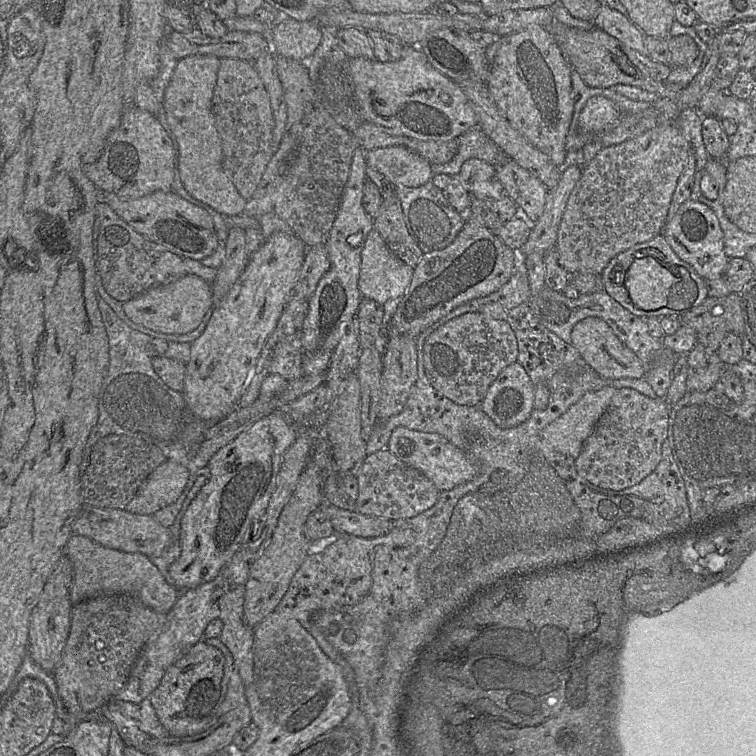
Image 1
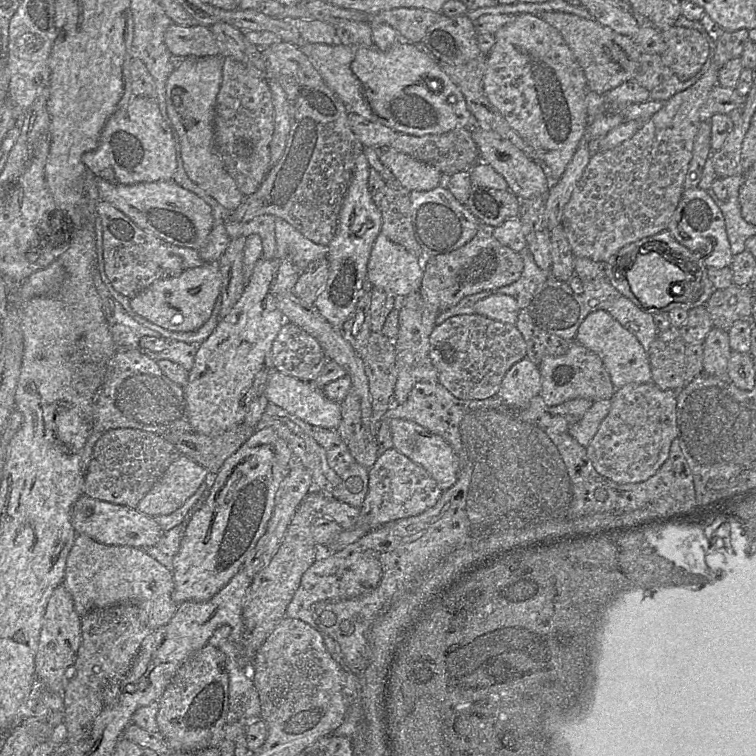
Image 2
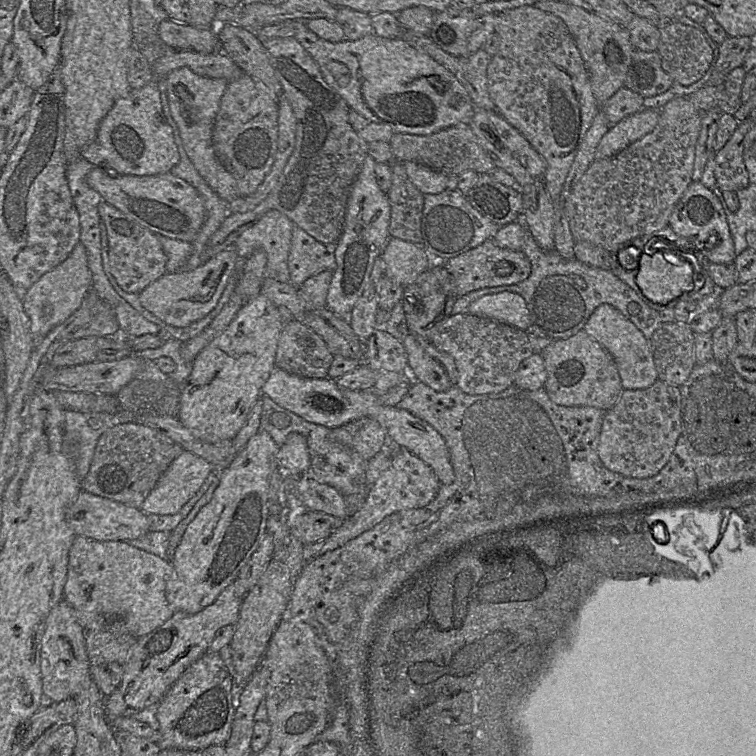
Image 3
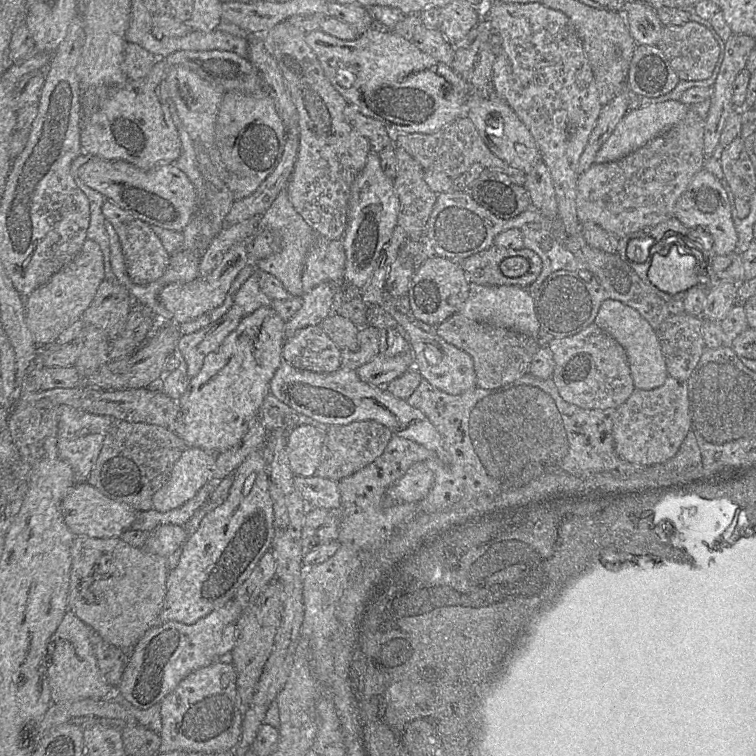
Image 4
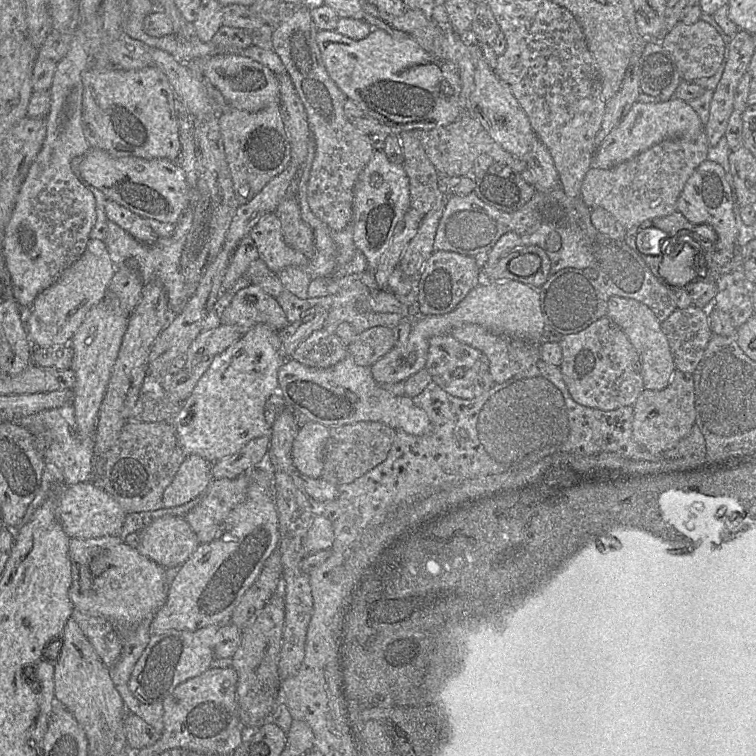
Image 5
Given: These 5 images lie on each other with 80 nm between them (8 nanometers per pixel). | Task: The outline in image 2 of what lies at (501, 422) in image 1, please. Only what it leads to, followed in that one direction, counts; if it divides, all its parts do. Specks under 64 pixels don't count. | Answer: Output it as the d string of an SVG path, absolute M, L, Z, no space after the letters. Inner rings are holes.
M524 358L505 374L497 396L513 409L526 408L530 400L541 391L541 374L538 365Z

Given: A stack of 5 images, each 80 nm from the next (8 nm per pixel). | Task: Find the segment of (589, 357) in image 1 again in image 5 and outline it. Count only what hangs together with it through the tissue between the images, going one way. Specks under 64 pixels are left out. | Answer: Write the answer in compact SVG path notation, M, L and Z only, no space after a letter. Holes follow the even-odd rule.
M612 296L608 300L607 316L625 333L635 350L641 364L641 376L647 390L666 388L676 369L666 335L662 331L661 322L645 304L620 296Z

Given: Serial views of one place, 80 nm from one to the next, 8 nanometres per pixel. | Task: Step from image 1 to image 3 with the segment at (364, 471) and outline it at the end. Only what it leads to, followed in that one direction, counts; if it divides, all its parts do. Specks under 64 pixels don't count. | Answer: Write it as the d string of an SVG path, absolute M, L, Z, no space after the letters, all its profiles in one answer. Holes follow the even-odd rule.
M400 449L393 457L391 466L368 488L365 501L360 509L355 514L348 516L339 529L326 539L304 546L302 556L305 564L329 551L342 547L348 541L373 528L388 515L426 506L435 498L439 487L440 483L436 475L425 462L409 451Z

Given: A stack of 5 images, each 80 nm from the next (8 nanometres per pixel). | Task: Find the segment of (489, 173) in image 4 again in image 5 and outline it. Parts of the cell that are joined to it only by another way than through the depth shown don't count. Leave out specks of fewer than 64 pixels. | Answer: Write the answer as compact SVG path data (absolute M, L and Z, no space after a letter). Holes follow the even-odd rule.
M493 162L475 179L474 193L484 203L504 212L514 212L534 195L535 188L510 167Z

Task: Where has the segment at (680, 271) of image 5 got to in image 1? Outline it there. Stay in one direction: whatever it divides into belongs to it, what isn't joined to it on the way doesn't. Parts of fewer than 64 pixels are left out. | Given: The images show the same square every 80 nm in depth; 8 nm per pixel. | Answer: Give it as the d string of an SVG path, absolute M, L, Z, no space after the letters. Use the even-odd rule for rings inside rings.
M651 256L636 258L629 267L624 285L636 307L651 311L663 307L677 277Z

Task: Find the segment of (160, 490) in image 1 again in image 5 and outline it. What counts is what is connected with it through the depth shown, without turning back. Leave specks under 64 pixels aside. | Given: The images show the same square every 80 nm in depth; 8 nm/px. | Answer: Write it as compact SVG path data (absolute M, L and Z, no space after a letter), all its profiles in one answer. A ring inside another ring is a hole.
M187 455L163 493L163 508L181 506L203 494L213 481L212 464L199 455Z

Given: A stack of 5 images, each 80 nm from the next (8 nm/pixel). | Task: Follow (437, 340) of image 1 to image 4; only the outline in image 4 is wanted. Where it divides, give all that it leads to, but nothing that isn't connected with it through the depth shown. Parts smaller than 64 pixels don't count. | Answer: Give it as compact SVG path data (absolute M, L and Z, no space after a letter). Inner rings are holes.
M460 313L436 326L436 333L446 342L468 353L474 362L476 386L496 389L528 373L530 364L540 349L534 337L515 330L466 318Z

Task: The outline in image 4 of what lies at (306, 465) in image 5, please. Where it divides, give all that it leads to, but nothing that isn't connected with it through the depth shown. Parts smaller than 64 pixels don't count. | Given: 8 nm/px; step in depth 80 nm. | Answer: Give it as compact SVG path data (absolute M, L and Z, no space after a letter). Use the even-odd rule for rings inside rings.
M303 425L287 436L287 456L295 476L316 475L320 463L324 435L315 427Z

